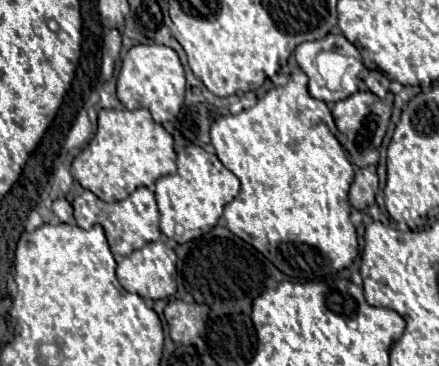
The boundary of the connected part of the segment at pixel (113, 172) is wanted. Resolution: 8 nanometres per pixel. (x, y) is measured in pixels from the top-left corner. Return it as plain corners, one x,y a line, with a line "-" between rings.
102,109
98,131
86,149
72,161
72,177
96,197
114,203
138,187
152,189
156,179
176,173
176,151
172,135
152,119
148,109

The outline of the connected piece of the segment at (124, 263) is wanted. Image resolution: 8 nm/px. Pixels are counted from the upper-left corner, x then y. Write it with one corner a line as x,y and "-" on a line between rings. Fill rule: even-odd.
162,241
146,243
142,249
132,251
130,255
112,253
112,257
116,261
114,275
126,291
138,293
142,299
152,299
152,301
166,299
176,293
175,277
178,271
174,259
177,257
175,251
164,245

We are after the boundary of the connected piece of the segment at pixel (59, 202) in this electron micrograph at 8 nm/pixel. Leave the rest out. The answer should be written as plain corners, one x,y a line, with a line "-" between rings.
56,199
54,205
52,205
52,211
58,215
58,219
62,223
68,223
68,225
74,225
74,215
72,215
72,205
66,201
66,199

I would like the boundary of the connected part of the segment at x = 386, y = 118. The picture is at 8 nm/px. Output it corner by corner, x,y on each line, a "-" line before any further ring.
366,91
366,93
354,93
342,101
338,101
332,109
332,117
334,117
334,123
340,131
338,135
338,141
342,143
342,147
350,153
350,159
354,165
358,167
368,167
368,165
376,165
378,163
378,149
382,145
382,139
388,131
388,125
390,125
390,107
386,107
374,93

